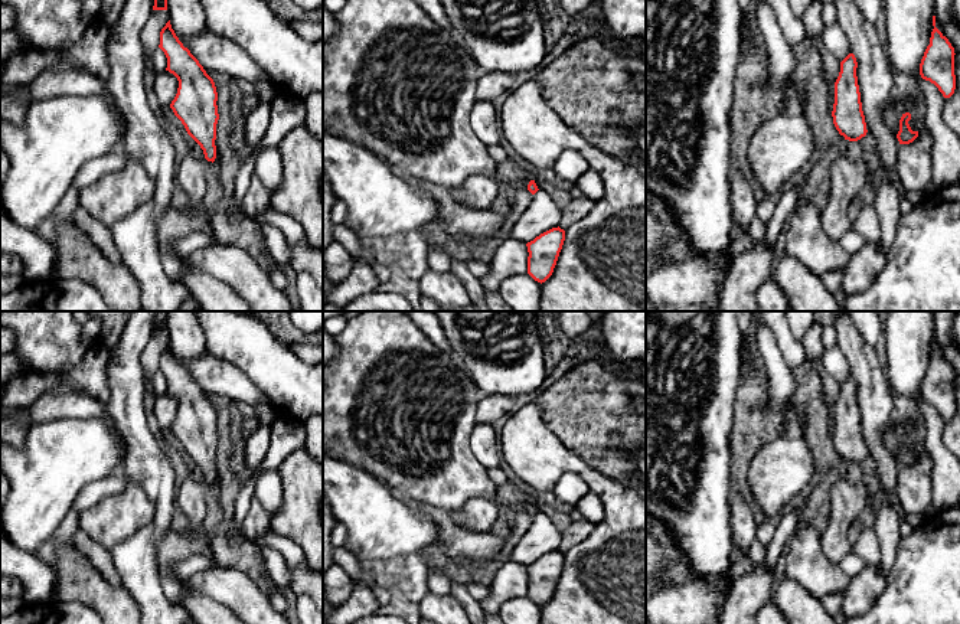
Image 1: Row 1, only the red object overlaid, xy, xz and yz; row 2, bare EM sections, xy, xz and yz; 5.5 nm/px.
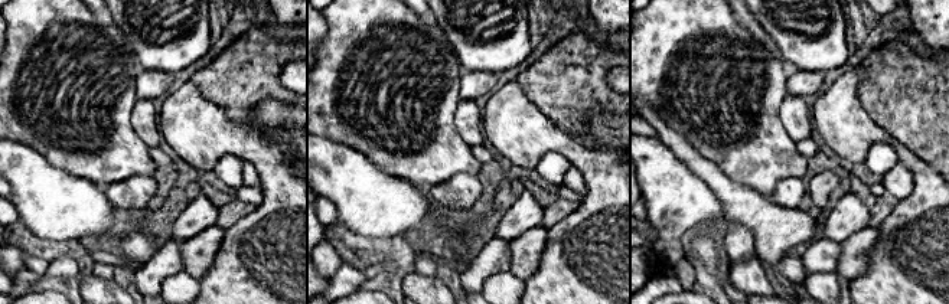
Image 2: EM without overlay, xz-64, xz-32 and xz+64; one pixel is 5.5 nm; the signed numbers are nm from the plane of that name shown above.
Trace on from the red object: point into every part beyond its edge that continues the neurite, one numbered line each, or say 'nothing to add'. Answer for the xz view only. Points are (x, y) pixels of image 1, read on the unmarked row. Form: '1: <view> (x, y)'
1: xz (512, 510)

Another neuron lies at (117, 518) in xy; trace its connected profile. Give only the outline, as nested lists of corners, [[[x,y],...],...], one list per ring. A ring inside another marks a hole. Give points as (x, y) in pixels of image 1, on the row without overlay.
[[[127,480],[125,489],[78,513],[78,526],[99,546],[111,551],[154,517],[156,506],[146,491]]]

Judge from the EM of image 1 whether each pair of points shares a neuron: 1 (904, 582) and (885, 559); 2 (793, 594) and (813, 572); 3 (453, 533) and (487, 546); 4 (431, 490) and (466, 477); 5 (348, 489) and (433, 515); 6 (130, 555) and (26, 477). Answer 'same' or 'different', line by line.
1: different
2: different
3: same
4: same
5: different
6: different

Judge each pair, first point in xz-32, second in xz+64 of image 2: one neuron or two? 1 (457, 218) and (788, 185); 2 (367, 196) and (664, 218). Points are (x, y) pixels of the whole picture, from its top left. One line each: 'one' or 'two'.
1: two
2: one

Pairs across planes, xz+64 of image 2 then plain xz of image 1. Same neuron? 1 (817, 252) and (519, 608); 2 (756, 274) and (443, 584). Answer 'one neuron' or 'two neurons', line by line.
1: two neurons
2: two neurons

